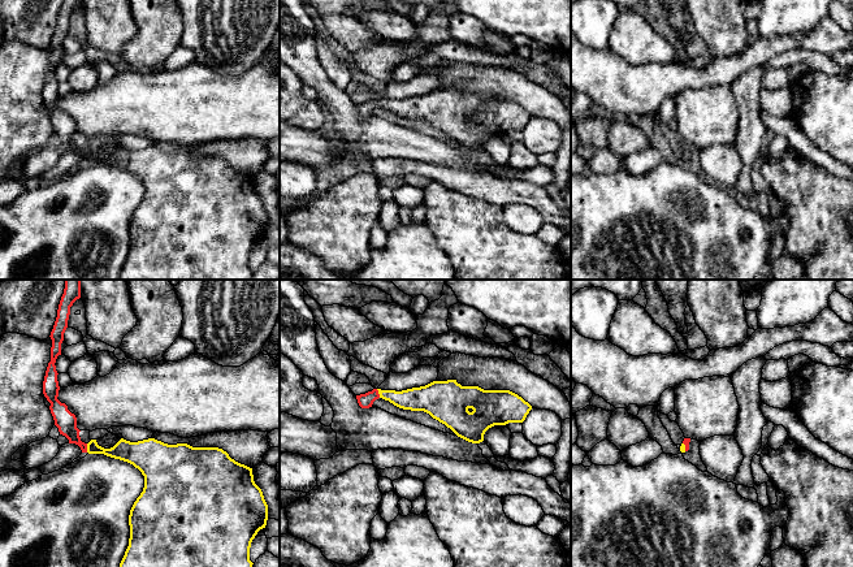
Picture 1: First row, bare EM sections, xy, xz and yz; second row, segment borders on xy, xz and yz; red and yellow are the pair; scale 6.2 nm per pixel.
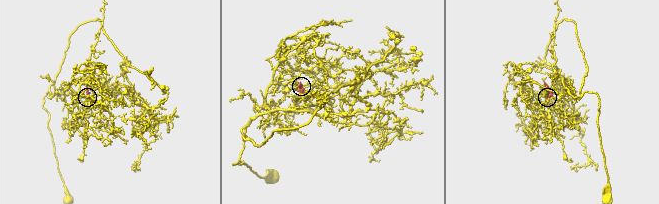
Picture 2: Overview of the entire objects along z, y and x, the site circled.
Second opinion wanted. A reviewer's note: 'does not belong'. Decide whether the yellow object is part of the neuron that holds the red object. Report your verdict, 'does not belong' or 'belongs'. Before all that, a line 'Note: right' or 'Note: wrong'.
Note: wrong
belongs

